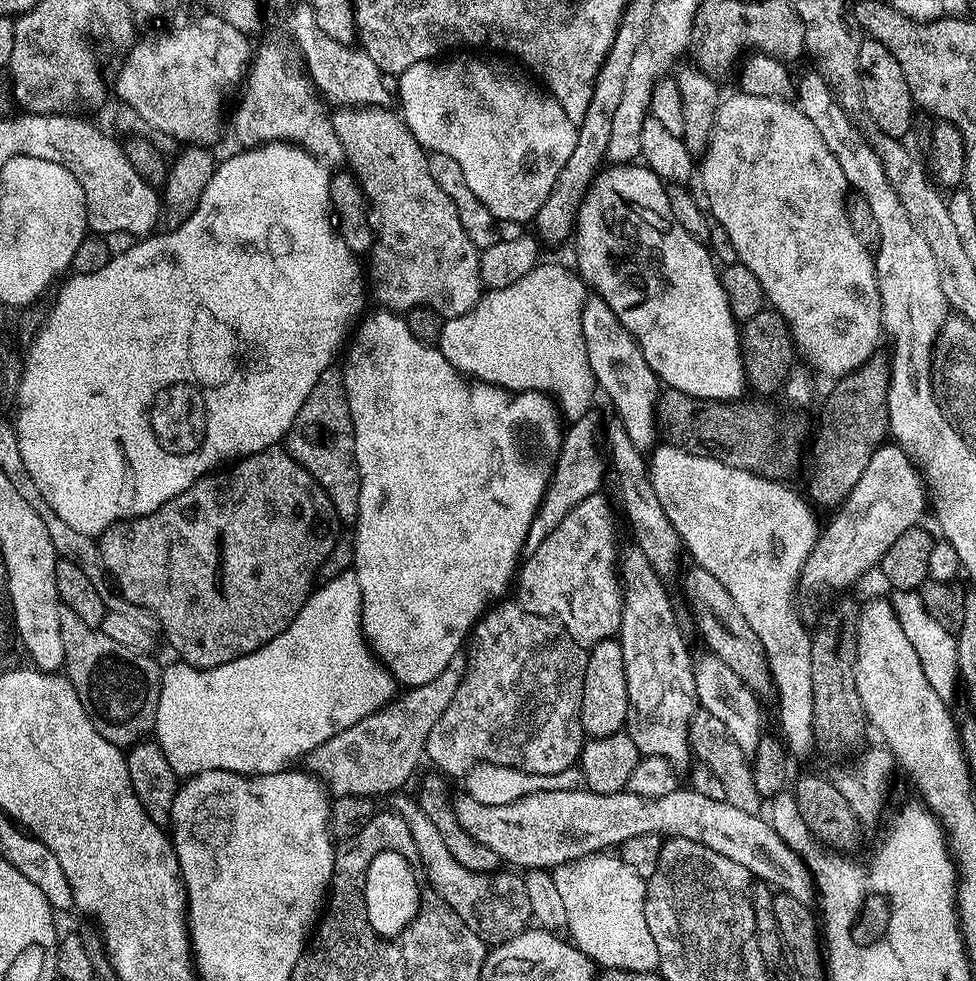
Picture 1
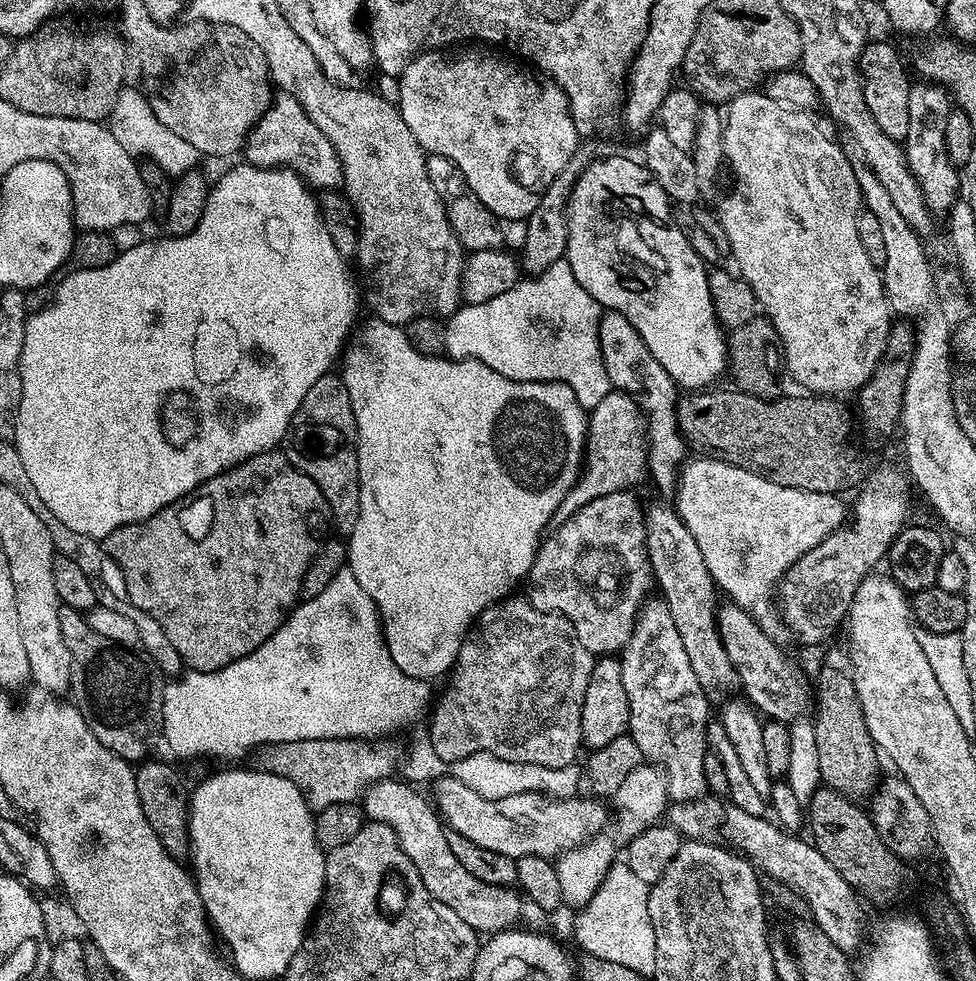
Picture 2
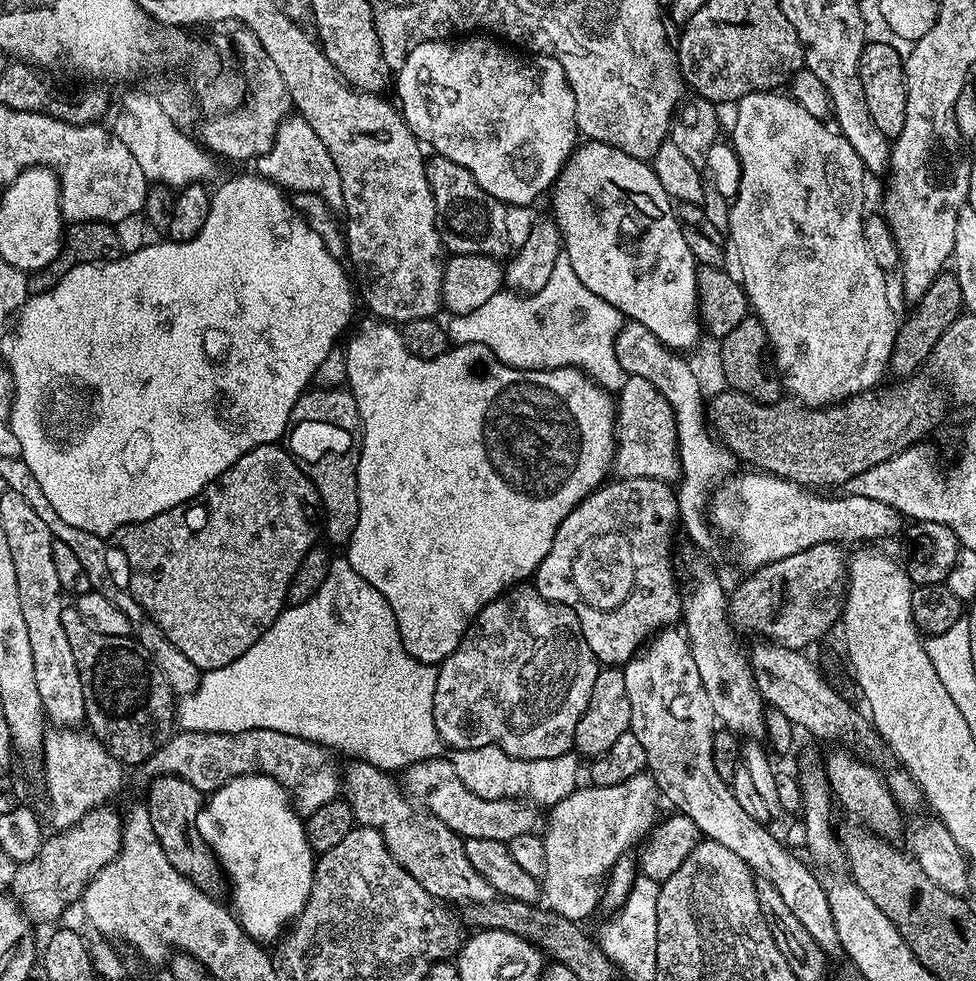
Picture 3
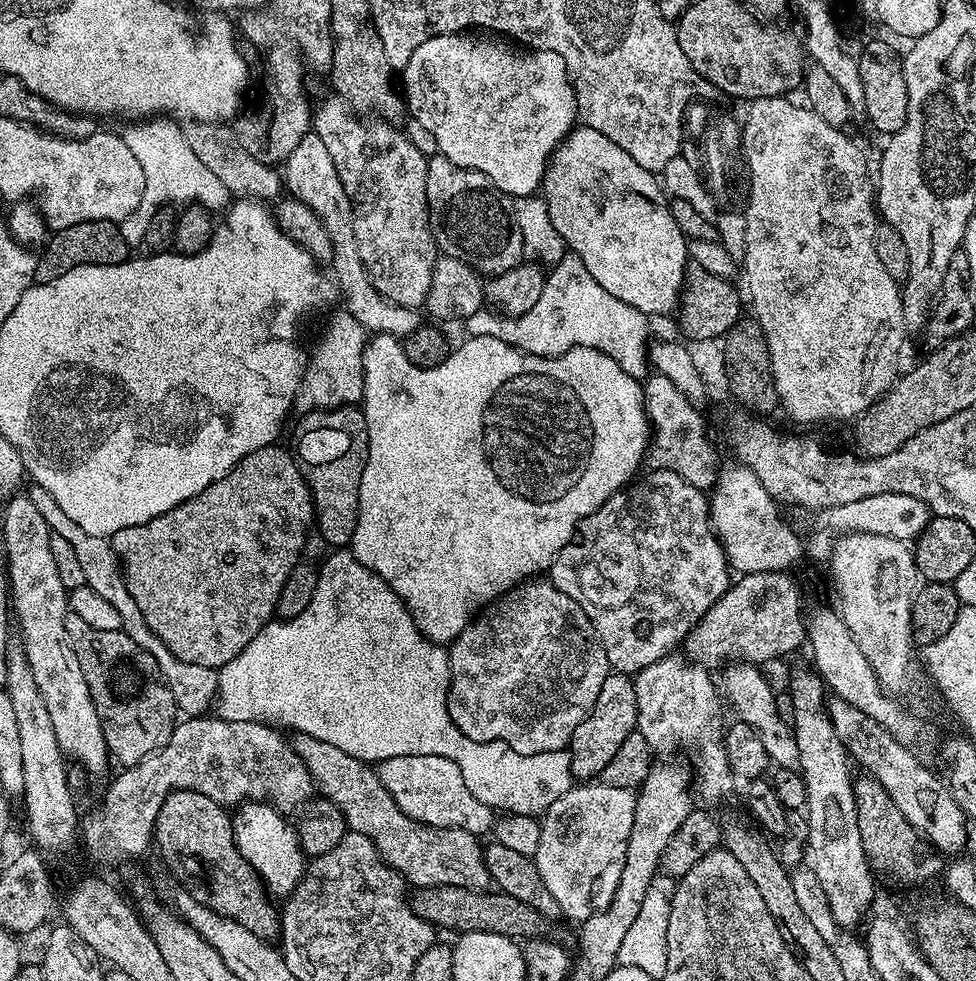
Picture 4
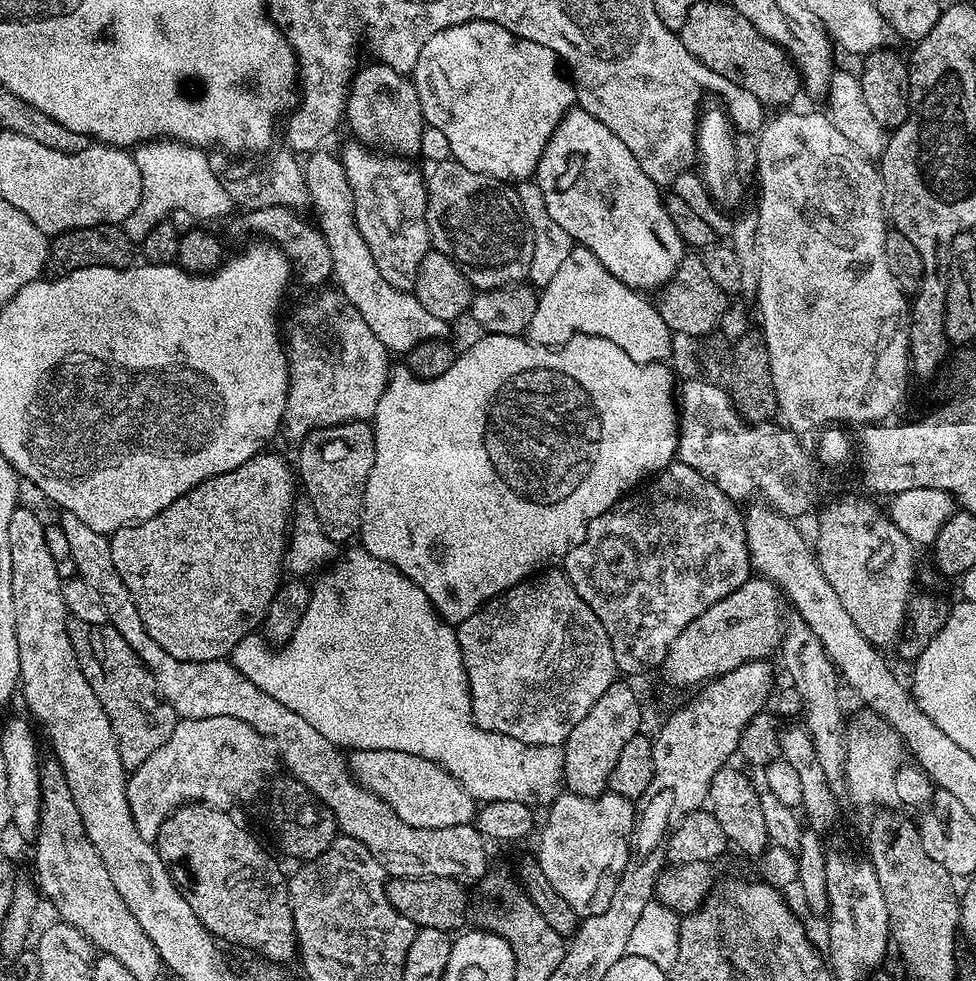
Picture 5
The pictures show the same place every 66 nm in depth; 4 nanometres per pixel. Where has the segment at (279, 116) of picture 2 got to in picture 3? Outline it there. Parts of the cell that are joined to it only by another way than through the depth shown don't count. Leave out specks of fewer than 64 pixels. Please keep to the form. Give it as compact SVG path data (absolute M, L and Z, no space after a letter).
M292 114L284 119L276 132L276 141L270 146L270 150L266 150L266 154L256 157L254 167L264 179L279 184L285 190L318 194L318 198L322 198L329 208L343 209L342 182L338 178L334 158L330 158L330 150L322 146L322 138L314 134L310 122L303 120L299 114Z

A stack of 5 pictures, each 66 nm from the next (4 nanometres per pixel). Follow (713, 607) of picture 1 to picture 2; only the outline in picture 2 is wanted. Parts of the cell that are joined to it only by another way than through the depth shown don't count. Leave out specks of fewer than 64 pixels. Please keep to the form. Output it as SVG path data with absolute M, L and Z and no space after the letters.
M724 602L719 605L716 614L716 624L720 629L720 640L726 648L730 662L736 668L735 679L744 687L743 695L748 703L759 713L761 717L769 721L791 722L801 719L804 712L804 680L796 673L794 665L788 661L788 656L784 653L785 649L781 645L775 644L768 635L758 626L754 619L745 608L738 607L737 604Z

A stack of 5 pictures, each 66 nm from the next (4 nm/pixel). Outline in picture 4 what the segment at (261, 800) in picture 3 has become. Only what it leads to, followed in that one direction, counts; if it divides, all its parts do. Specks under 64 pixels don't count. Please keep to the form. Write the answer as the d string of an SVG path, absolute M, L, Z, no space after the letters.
M245 802L235 809L232 819L232 836L242 858L264 882L273 897L291 896L298 882L304 877L306 857L300 848L296 828L288 825L283 815L267 802Z

